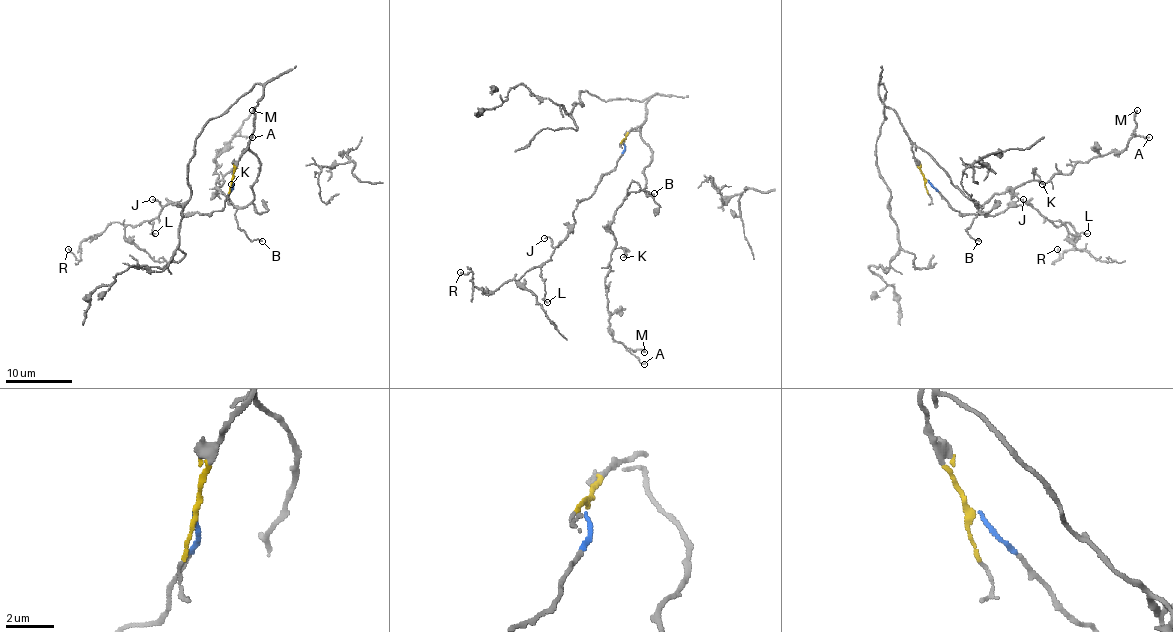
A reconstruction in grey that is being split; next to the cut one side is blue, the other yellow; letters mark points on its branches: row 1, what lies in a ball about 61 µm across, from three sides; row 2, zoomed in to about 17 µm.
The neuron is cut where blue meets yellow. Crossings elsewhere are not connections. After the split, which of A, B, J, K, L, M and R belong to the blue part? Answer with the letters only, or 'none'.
J, L, R

